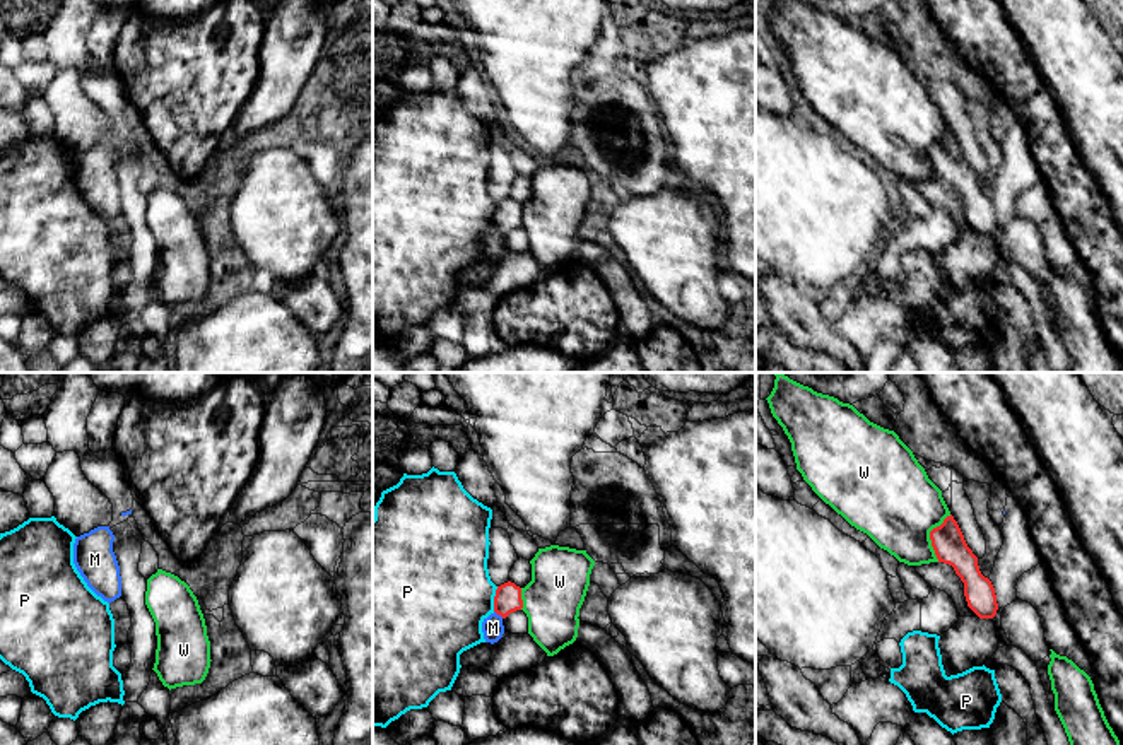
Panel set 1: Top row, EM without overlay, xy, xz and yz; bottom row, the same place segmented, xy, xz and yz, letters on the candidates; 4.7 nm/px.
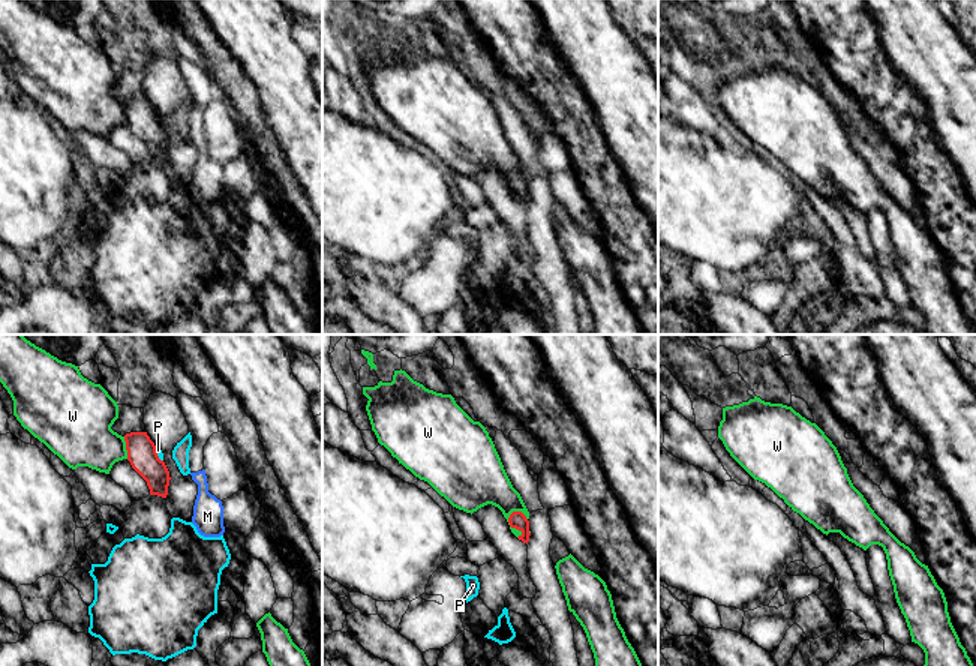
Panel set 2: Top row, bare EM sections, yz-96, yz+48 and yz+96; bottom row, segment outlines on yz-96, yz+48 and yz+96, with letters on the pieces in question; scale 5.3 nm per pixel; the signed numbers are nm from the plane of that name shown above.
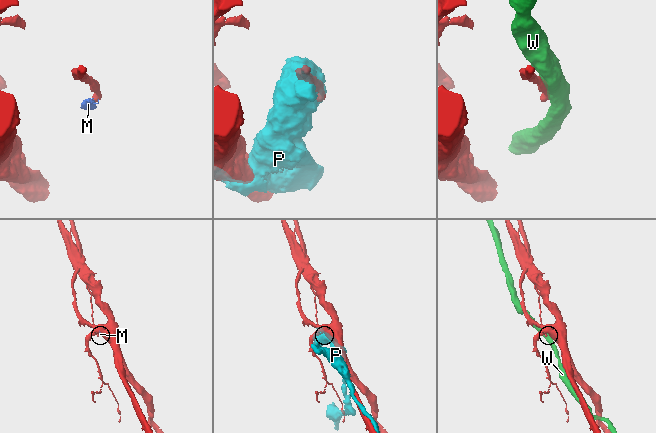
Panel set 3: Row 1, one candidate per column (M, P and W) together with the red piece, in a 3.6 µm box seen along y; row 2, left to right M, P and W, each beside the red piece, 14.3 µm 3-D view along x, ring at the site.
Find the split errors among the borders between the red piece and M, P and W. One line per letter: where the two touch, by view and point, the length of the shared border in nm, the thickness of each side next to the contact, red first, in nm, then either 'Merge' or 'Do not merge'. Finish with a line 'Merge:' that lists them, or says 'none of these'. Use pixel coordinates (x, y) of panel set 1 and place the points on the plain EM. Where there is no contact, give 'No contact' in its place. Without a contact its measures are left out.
M: Touches red at xz (499, 231). Shared border 60 nm. Thickness 130 nm (red) against 100 nm. Do not merge
P: Touches red at xz (494, 216). Shared border 120 nm. Thickness 130 nm (red) against 460 nm. Do not merge
W: Touches red at yz (930, 154). Shared border 240 nm. Thickness 160 nm (red) against 400 nm. Do not merge
Merge: none of these

